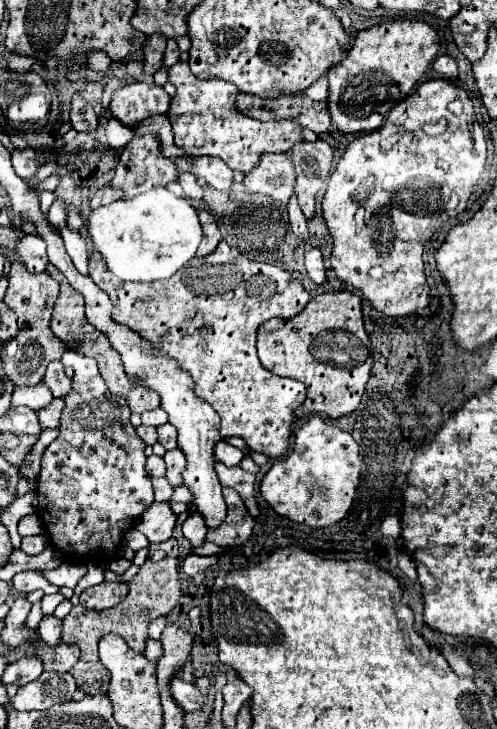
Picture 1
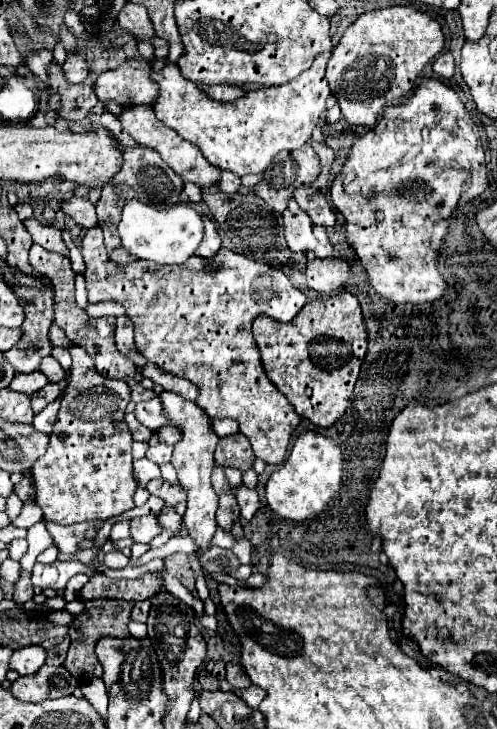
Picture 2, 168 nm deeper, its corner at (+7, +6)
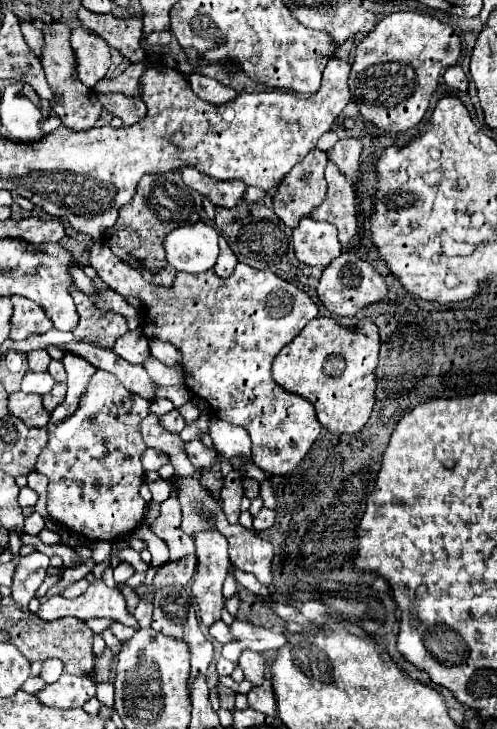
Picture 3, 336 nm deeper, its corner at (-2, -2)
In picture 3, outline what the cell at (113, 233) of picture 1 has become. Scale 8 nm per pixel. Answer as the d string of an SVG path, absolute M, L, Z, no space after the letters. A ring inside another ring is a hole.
M203 221L177 227L165 237L163 243L167 251L167 261L177 271L185 273L209 271L213 269L219 255L217 239L217 231Z

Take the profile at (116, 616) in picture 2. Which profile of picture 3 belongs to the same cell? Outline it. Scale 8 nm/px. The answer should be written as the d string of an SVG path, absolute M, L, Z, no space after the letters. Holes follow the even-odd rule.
M105 649L101 657L95 657L95 667L91 671L91 677L95 683L107 683L109 681L109 663L113 659L111 649Z

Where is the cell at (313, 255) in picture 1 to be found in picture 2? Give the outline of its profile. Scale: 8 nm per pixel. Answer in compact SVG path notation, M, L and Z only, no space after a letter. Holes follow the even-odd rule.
M306 253L306 277L308 277L308 287L332 295L342 289L342 285L348 279L348 269L350 265L340 259L318 259L314 253Z

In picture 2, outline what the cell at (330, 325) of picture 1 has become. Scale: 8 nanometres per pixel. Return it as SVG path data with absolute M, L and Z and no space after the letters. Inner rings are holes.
M340 291L332 297L312 299L288 323L260 315L252 323L252 335L260 349L266 375L300 417L310 419L314 425L330 427L344 415L366 355L364 317L352 293Z

